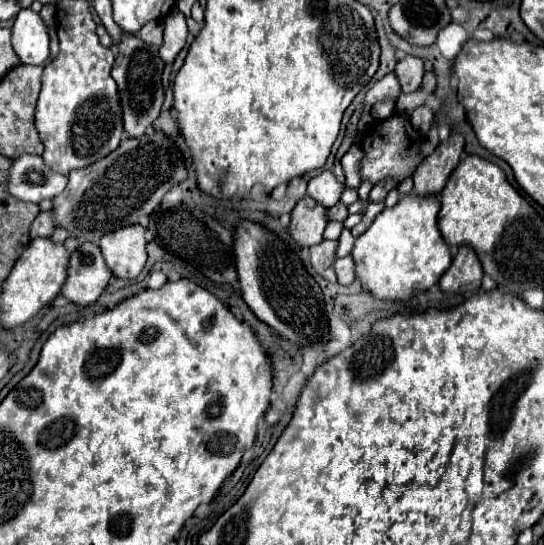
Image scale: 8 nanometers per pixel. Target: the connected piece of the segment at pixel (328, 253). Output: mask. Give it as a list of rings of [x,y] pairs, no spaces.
[[[324,240],[310,248],[310,262],[314,270],[330,282],[336,282],[334,276],[334,260],[338,258],[336,248],[338,248],[338,240]]]

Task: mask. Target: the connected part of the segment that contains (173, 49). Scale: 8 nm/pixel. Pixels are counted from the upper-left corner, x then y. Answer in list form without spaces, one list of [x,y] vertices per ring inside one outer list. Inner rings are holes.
[[[172,10],[166,16],[166,26],[164,26],[164,44],[160,48],[160,58],[164,60],[166,66],[170,66],[176,58],[176,54],[184,48],[186,44],[186,36],[188,36],[188,26],[186,26],[186,18],[180,10]]]

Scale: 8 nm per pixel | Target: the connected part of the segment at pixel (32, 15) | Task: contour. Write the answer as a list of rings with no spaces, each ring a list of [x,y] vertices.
[[[26,8],[14,20],[12,46],[22,64],[44,64],[50,54],[50,28],[38,12]]]

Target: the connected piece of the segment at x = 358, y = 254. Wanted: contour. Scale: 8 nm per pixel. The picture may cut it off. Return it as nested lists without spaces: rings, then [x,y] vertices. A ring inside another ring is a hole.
[[[408,192],[398,200],[396,206],[384,208],[374,218],[370,228],[356,238],[356,244],[352,250],[352,256],[356,260],[356,276],[376,298],[408,300],[416,292],[428,290],[448,270],[448,266],[452,264],[452,248],[448,246],[448,242],[442,238],[438,230],[438,212],[440,212],[438,196],[418,196],[414,192]]]

